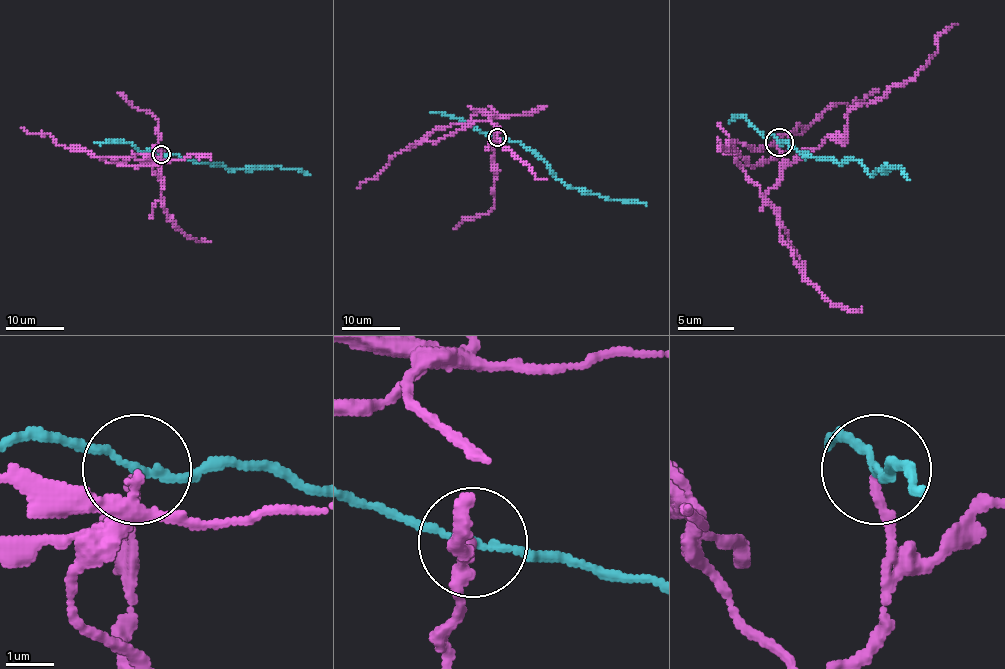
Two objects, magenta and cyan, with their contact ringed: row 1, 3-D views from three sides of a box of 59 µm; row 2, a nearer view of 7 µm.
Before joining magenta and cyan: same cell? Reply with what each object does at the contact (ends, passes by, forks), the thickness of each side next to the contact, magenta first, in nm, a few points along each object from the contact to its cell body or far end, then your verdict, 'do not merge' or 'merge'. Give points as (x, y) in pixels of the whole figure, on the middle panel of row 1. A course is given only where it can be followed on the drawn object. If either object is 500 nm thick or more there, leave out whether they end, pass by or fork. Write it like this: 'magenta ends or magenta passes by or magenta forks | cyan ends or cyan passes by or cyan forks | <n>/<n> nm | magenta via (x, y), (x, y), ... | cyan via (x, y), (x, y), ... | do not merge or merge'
magenta ends | cyan passes by | 200/150 nm | magenta via (496, 138), (498, 129), (489, 117), (470, 123), (435, 142), (412, 143), (358, 189) | cyan via (496, 138), (510, 139), (533, 149), (549, 170), (568, 186), (609, 199), (636, 200), (645, 205) | do not merge

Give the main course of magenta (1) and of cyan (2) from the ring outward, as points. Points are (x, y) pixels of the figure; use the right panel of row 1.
1: (780, 143), (782, 177), (763, 194), (740, 163), (780, 157), (788, 134), (878, 89)
2: (780, 143), (782, 140), (802, 154), (828, 157), (842, 163), (856, 160), (873, 171), (898, 165), (910, 180)

